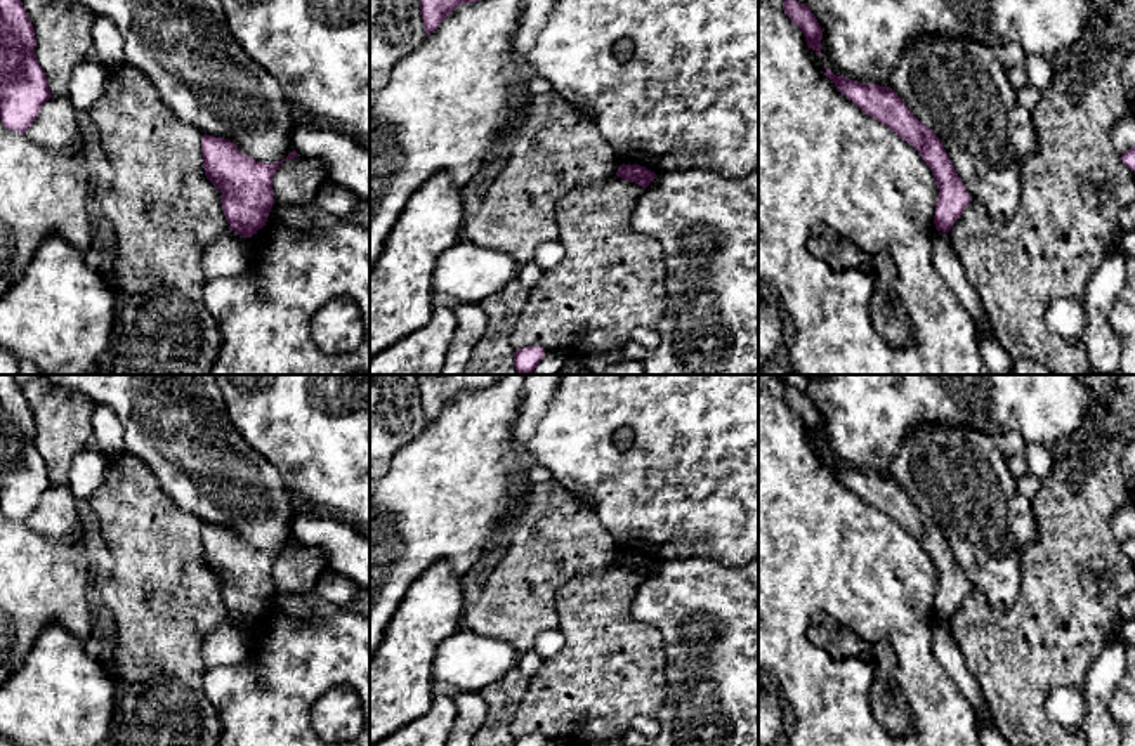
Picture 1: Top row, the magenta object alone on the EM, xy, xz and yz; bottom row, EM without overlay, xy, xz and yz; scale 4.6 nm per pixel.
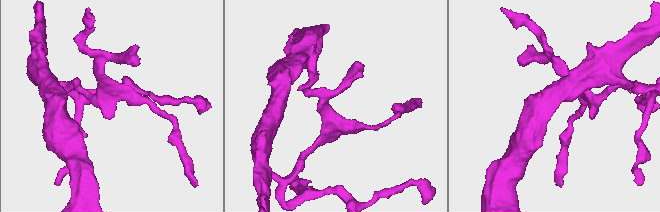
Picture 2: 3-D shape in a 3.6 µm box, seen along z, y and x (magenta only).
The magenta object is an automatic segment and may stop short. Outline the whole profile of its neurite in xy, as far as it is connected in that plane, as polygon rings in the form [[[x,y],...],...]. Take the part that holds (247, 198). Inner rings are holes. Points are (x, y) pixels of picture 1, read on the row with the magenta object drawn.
[[[201,135],[203,168],[219,189],[229,231],[252,238],[267,222],[272,208],[272,177],[286,160],[300,156],[295,149],[281,161],[255,161],[224,137]]]

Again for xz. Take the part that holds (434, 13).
[[[420,0],[423,28],[427,35],[434,33],[441,23],[460,5],[481,0]]]

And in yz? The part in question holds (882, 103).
[[[826,64],[824,68],[823,75],[835,83],[840,94],[918,151],[932,170],[939,189],[934,215],[935,229],[949,232],[972,198],[934,130],[918,121],[892,88],[836,76]]]

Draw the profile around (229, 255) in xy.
[[[227,231],[219,241],[212,243],[203,255],[201,269],[205,281],[241,274],[252,258],[248,238]]]

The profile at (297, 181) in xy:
[[[295,156],[283,161],[272,177],[274,201],[281,205],[314,203],[328,180],[325,163],[316,158]]]

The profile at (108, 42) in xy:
[[[95,16],[92,36],[99,62],[102,62],[108,69],[123,62],[125,42],[111,19]]]

